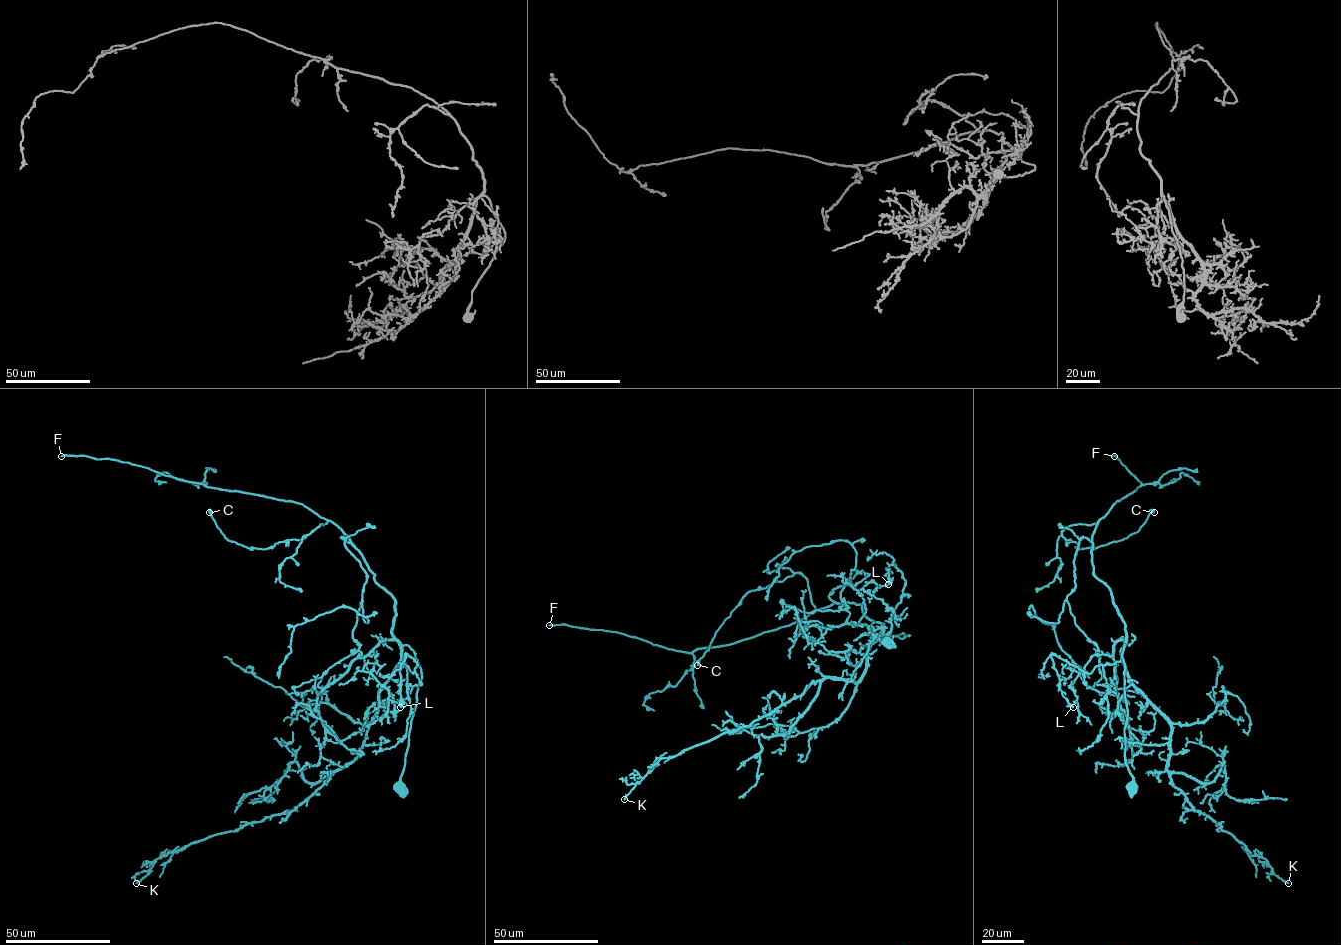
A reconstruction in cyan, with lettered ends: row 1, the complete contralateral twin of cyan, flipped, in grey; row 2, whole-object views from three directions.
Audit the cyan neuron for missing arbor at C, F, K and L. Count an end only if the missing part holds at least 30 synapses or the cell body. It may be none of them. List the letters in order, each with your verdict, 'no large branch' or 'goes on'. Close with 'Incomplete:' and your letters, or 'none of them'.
C: no large branch
F: goes on
K: no large branch
L: no large branch
Incomplete: F

